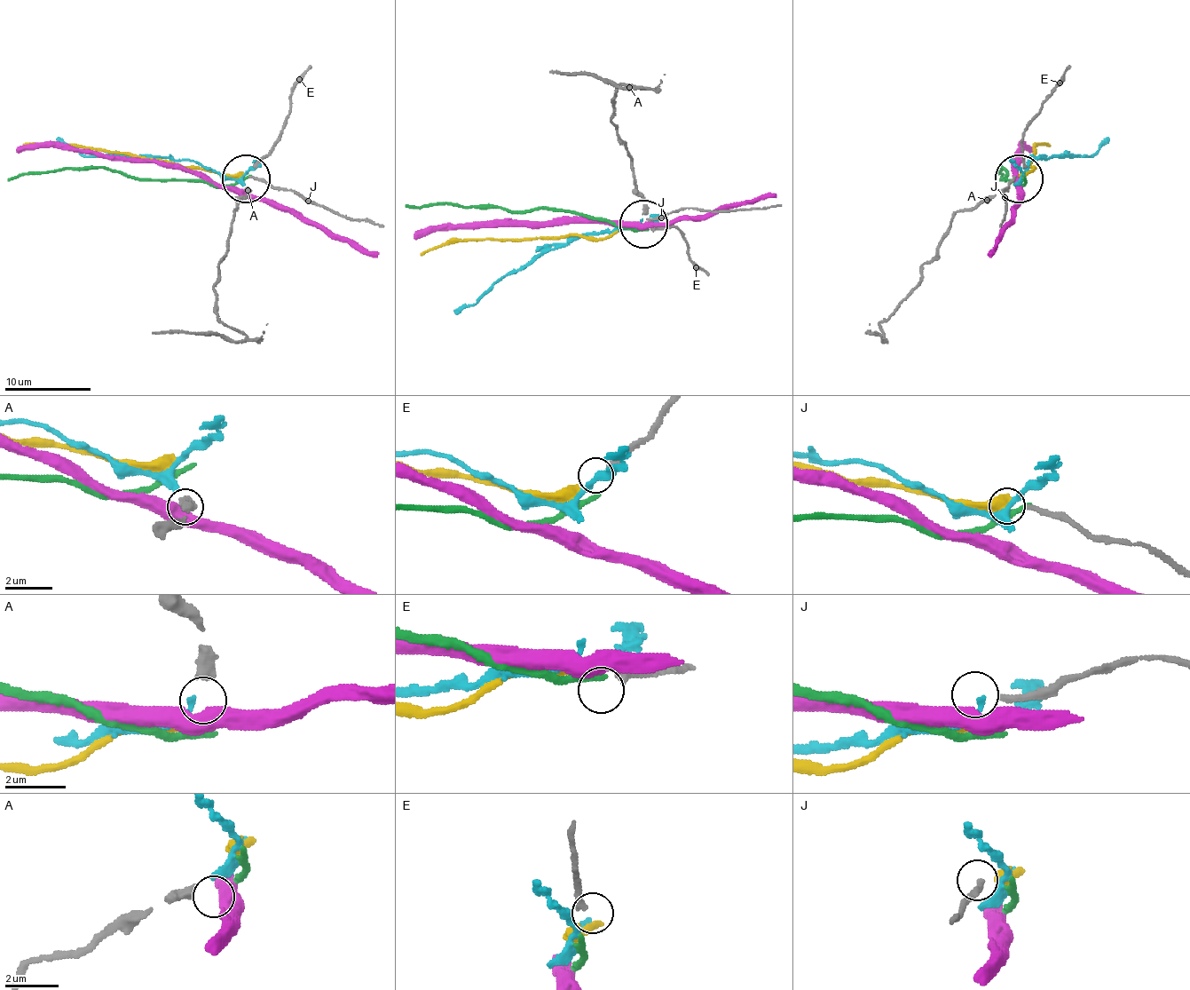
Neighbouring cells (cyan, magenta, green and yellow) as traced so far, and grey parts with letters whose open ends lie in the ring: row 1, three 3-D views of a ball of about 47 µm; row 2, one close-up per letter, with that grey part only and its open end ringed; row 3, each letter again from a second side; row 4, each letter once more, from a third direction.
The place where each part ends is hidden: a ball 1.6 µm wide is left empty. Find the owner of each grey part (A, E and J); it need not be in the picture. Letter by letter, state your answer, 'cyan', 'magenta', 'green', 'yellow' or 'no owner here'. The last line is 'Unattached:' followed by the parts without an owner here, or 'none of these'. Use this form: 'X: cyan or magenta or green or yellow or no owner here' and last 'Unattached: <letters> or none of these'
A: cyan
E: no owner here
J: no owner here
Unattached: E, J

